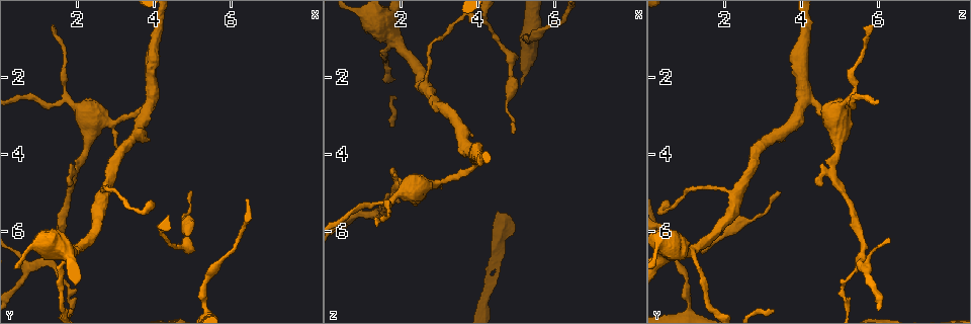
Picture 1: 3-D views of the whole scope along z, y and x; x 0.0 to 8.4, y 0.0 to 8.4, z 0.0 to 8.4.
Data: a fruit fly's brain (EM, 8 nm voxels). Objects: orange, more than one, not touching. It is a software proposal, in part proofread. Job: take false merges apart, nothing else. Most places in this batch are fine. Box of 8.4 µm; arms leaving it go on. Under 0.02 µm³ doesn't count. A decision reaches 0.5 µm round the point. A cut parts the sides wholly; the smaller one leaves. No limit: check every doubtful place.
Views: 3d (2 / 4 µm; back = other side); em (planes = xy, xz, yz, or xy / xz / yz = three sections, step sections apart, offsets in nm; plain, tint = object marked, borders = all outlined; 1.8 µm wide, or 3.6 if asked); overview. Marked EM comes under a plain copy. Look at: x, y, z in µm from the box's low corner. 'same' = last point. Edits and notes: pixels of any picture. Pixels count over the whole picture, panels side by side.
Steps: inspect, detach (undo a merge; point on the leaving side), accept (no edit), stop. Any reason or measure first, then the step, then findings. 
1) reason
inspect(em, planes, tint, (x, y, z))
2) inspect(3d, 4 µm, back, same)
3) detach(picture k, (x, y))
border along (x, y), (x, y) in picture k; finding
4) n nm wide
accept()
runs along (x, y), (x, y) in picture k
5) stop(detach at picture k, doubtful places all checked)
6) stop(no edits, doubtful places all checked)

thick turns thin
inspect(em, xz, step 16, tint, (1.35, 6.65, 5.55))

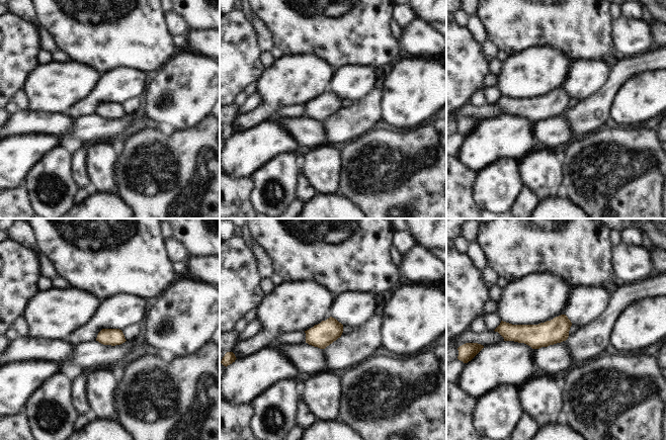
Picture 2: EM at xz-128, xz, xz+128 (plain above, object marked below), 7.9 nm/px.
inspect(em, planes, tint, same)

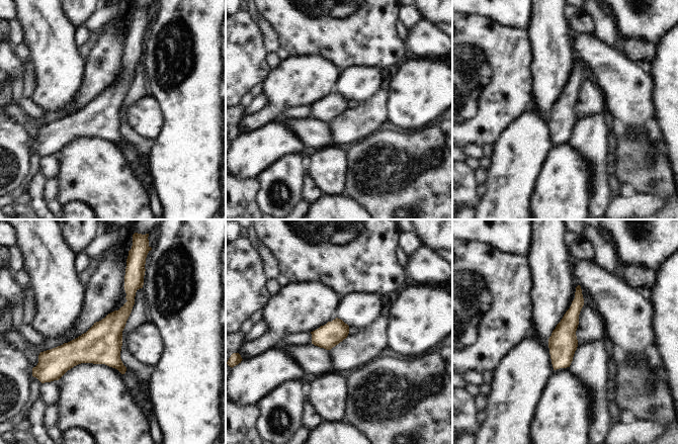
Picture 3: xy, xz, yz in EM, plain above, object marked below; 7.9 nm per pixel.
accept()
runs along (128, 274), (124, 312), (64, 368) in picture 3; one neuron here

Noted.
sharp bend
inspect(em, planes, tint, (2.65, 5.10, 2.25))

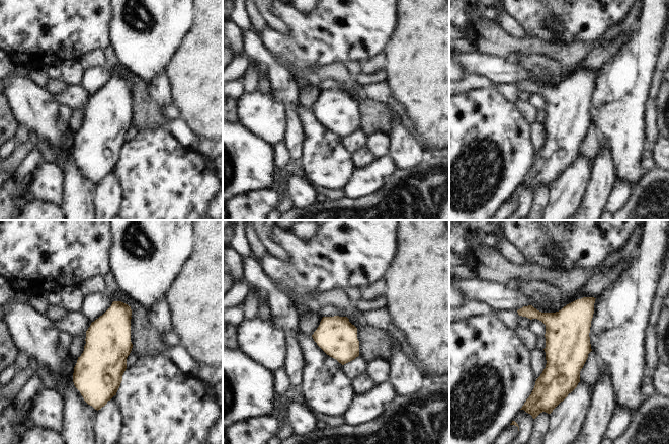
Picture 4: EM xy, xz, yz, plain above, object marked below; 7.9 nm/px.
accept()
one neuron here

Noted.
thin arm on a thick one
inspect(em, xz, step 16, tint, (2.10, 6.35, 1.40))

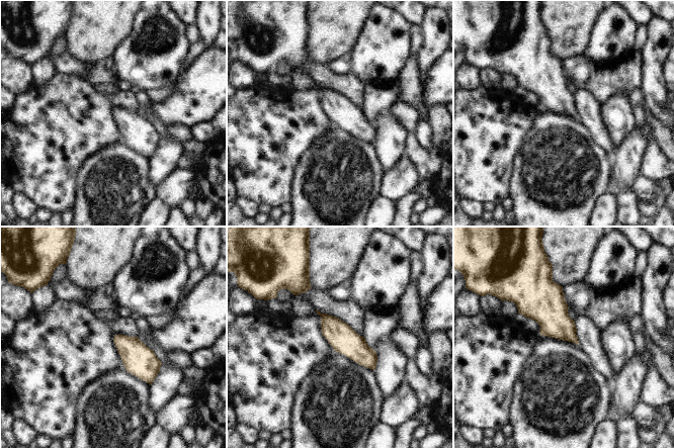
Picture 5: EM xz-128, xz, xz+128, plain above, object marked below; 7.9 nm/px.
another direction
inspect(em, planes, tint, same)

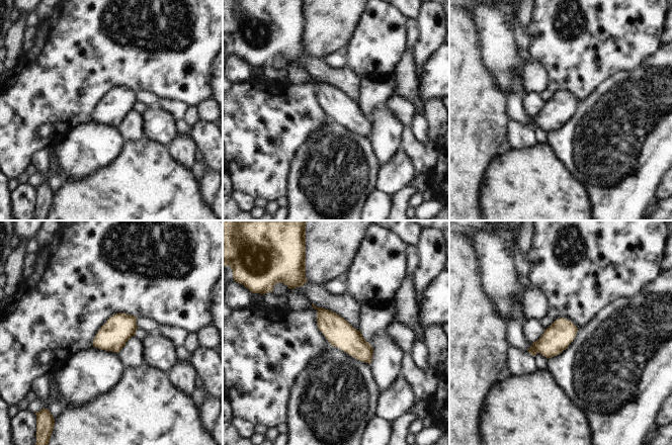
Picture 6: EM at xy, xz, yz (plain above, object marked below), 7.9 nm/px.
accept()
runs along (319, 309), (368, 360) in picture 6; continuous, no second neuron

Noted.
three-way junction
inspect(3d, 2 µm, (3.90, 2.65, 4.10))

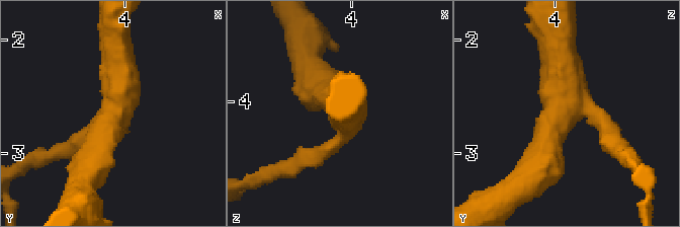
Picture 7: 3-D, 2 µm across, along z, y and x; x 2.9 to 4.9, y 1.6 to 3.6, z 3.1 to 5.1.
shape alone is not enough
inspect(em, xz, step 8, tint, (3.92, 2.64, 4.10))

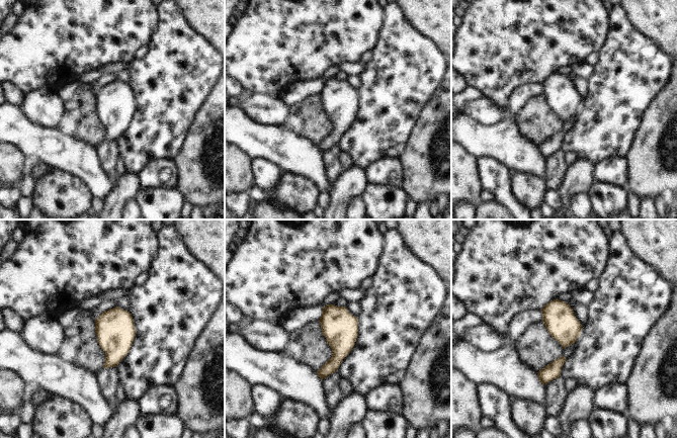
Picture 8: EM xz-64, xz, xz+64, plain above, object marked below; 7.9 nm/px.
260 nm wide
accept()
one neuron here

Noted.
narrows sharply
inspect(em, xy, step 8, tint, (1.80, 2.60, 5.20))

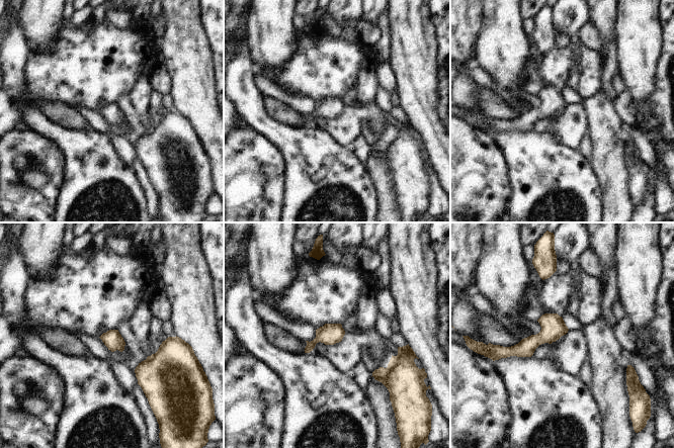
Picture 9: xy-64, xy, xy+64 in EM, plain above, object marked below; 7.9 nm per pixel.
inspect(em, planes, tint, same)

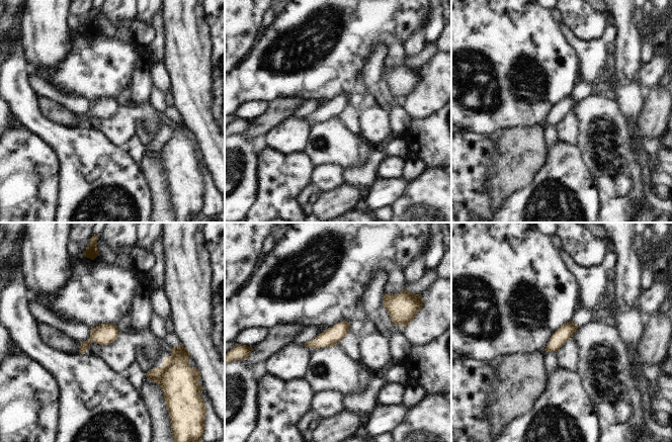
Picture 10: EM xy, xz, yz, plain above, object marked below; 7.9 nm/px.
accept()
one neuron here

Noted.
stop(no edits, doubtful places all checked)

